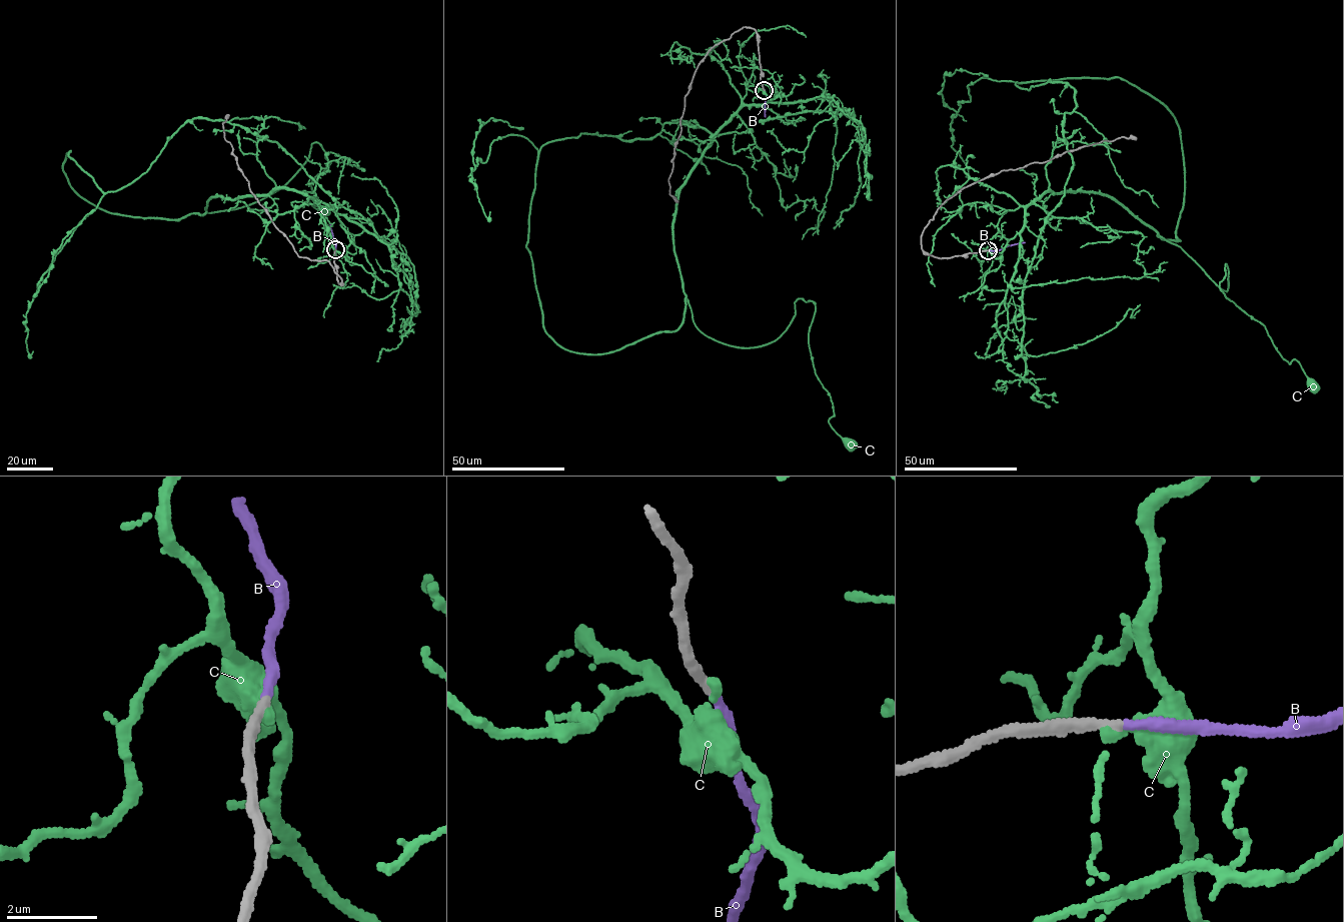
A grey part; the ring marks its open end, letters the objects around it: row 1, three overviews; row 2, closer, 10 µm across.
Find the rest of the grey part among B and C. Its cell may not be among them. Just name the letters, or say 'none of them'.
B

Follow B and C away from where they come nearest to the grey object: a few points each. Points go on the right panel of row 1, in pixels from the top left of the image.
B: (989, 250), (1024, 242)
C: (988, 250), (1007, 210), (1045, 190), (1100, 192), (1226, 291), (1227, 264), (1225, 297), (1265, 326), (1311, 386)

